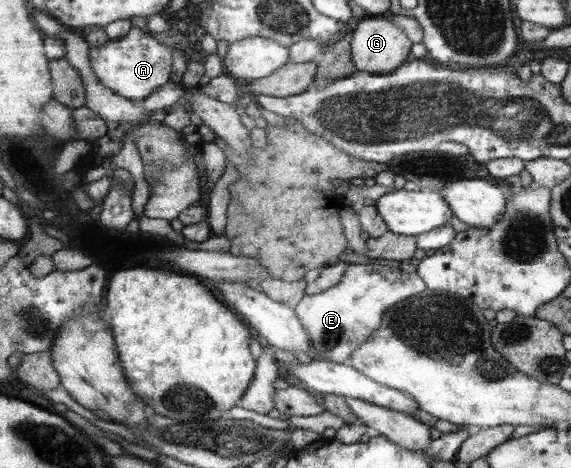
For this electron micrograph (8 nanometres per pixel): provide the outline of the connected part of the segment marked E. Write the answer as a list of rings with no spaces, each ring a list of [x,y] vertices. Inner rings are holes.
[[[351,261],[349,267],[345,267],[343,278],[329,290],[319,294],[304,294],[301,301],[298,301],[294,310],[303,322],[303,326],[311,336],[315,352],[321,359],[335,364],[348,363],[349,358],[358,350],[359,345],[366,344],[371,336],[374,336],[375,329],[382,328],[382,322],[387,309],[397,305],[399,301],[422,293],[427,289],[427,283],[419,277],[416,272],[403,272],[399,267],[384,266],[381,264],[363,264],[361,261]]]

